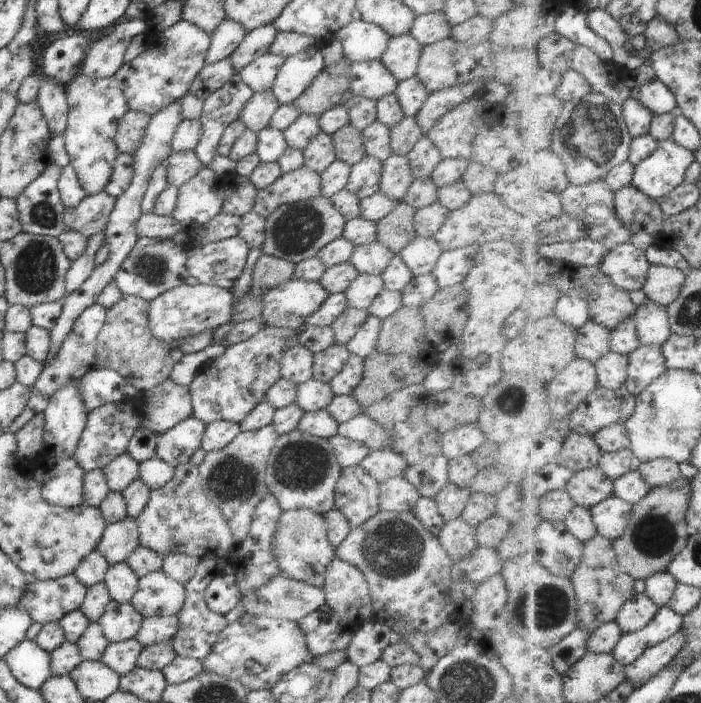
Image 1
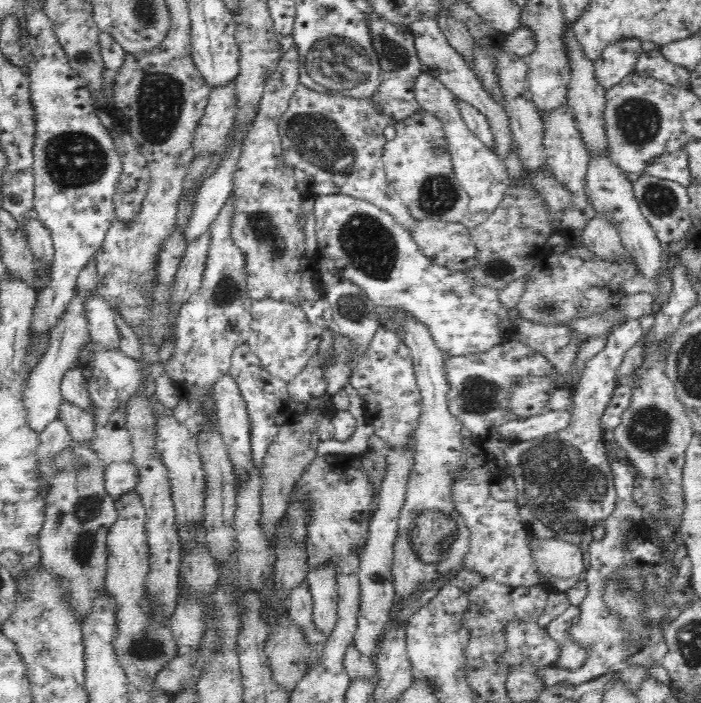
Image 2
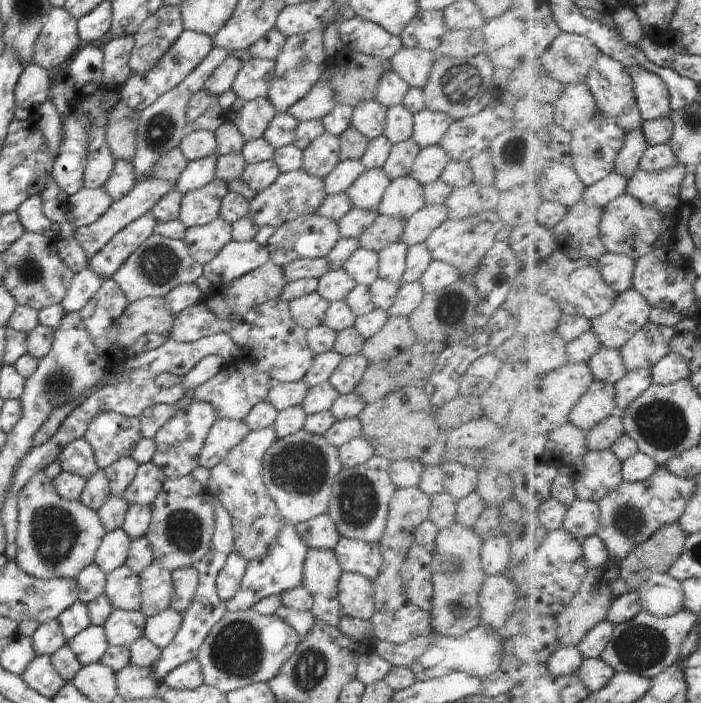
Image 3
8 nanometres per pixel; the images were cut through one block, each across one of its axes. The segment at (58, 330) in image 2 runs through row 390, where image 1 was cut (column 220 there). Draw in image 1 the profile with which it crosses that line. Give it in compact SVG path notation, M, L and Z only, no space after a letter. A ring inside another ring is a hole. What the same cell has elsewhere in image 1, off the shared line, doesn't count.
M226 18L210 35L205 65L227 60L244 41L246 34L246 30L238 22Z

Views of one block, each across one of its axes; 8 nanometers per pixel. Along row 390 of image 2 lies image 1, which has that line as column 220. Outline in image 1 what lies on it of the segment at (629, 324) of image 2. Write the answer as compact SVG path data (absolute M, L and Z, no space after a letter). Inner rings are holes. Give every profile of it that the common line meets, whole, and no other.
M218 572L206 590L204 602L209 610L225 616L241 598L234 574Z

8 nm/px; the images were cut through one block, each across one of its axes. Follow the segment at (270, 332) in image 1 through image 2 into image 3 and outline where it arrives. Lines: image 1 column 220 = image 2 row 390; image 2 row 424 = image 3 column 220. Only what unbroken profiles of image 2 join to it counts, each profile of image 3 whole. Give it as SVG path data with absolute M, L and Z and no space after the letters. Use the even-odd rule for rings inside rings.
M248 361L225 363L223 369L209 381L197 386L192 401L211 404L220 419L244 421L246 415L259 403L267 400L272 379L262 371L256 370Z

